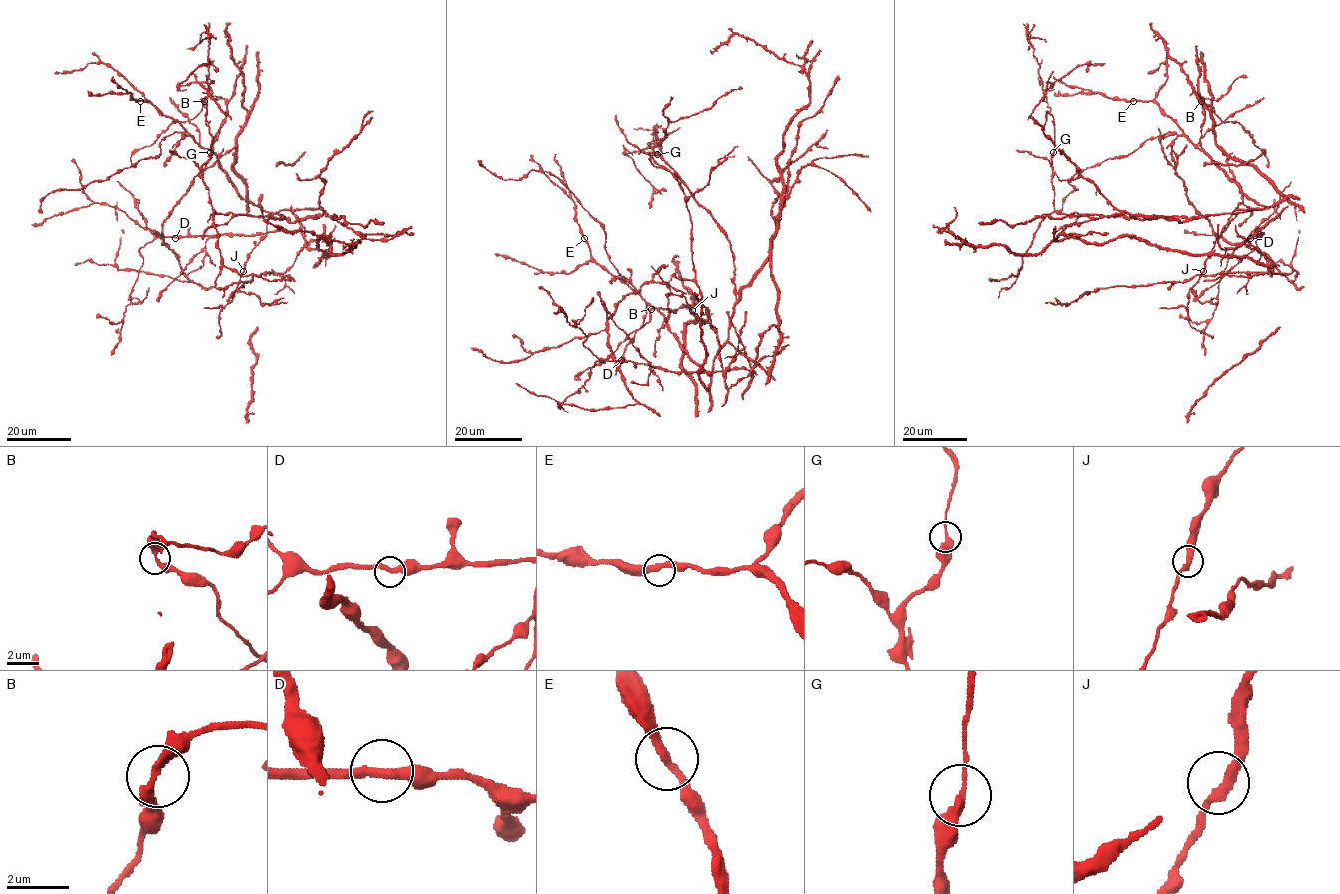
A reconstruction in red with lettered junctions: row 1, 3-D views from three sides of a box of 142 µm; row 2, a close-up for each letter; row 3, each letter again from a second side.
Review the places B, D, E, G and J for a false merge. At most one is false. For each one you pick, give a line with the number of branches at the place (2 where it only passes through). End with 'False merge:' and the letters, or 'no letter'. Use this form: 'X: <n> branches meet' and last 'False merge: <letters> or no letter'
G: 2 branches meet
False merge: G

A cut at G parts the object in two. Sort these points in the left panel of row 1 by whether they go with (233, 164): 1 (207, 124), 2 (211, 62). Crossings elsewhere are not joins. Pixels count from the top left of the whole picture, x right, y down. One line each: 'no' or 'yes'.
1: no
2: no

